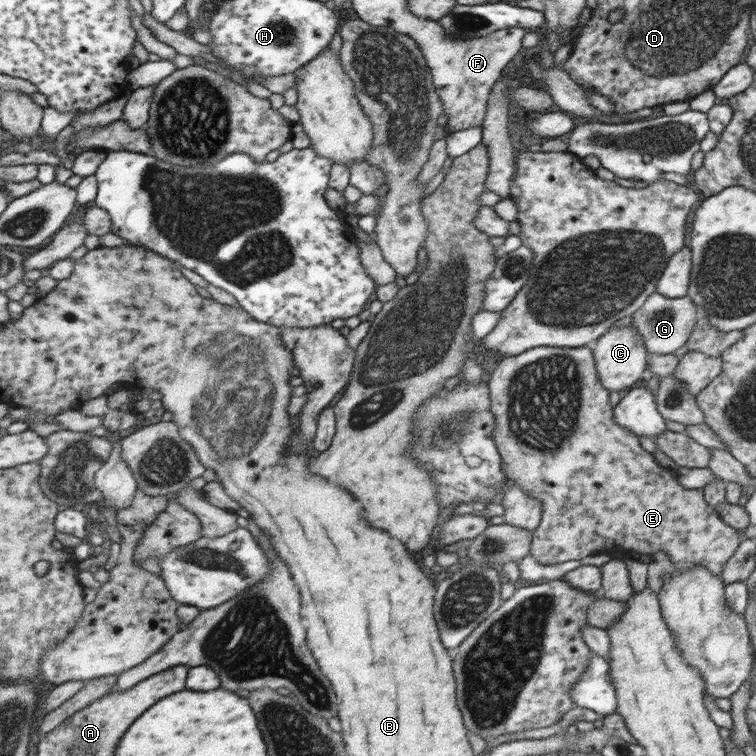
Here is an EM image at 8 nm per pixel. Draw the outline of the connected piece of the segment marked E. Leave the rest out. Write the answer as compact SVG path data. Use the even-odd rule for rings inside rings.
M541 346L534 349L527 349L525 353L517 356L503 358L497 368L493 369L490 378L486 383L490 390L490 411L494 414L494 446L502 454L502 470L509 481L526 491L531 498L537 498L542 503L541 524L532 530L528 554L539 564L559 564L570 560L583 559L596 552L607 552L613 557L626 554L647 554L651 556L655 552L663 552L671 564L678 570L688 570L693 565L701 565L713 575L721 578L723 567L726 562L735 554L741 544L739 532L729 524L723 522L713 507L703 502L701 489L683 488L673 474L673 482L669 476L669 468L663 470L660 464L653 462L651 453L641 450L637 435L625 427L621 427L614 421L614 410L609 406L609 392L606 387L599 384L598 374L595 374L595 365L591 358L591 348L582 346L577 349Z

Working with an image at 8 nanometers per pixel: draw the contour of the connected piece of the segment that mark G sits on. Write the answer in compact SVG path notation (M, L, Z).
M651 294L645 298L643 306L631 314L632 326L642 335L643 342L651 354L669 354L681 348L689 338L689 332L695 326L695 320L700 316L690 299L685 297L667 298L661 294Z

